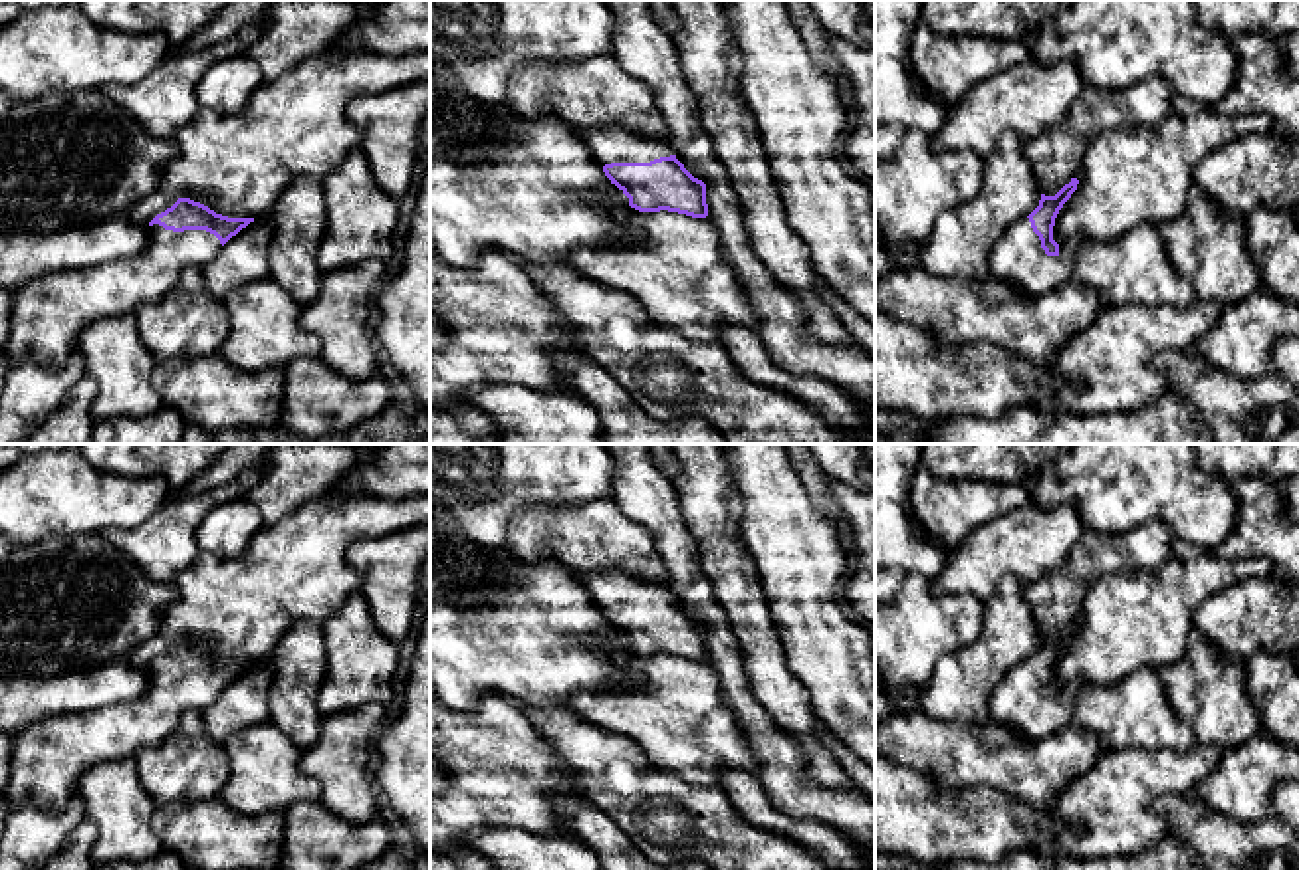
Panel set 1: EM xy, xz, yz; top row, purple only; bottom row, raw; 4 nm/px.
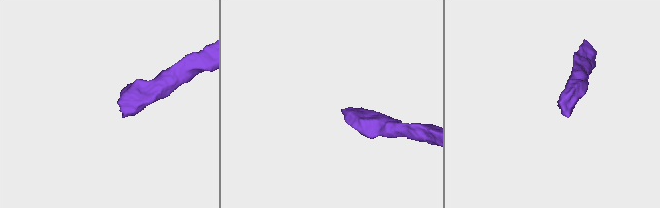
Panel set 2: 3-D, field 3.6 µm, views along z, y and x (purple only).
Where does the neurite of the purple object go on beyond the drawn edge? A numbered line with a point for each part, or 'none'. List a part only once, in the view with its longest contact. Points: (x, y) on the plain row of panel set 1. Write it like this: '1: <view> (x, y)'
1: xy (48, 758)

